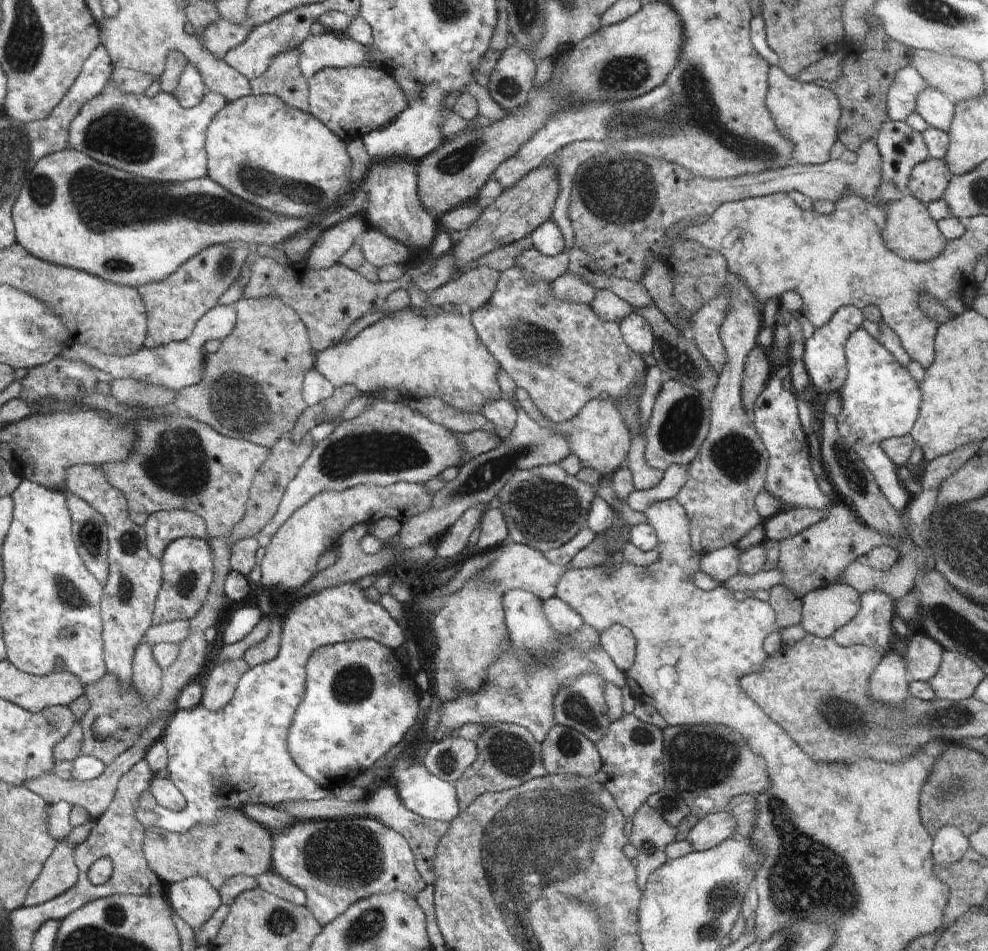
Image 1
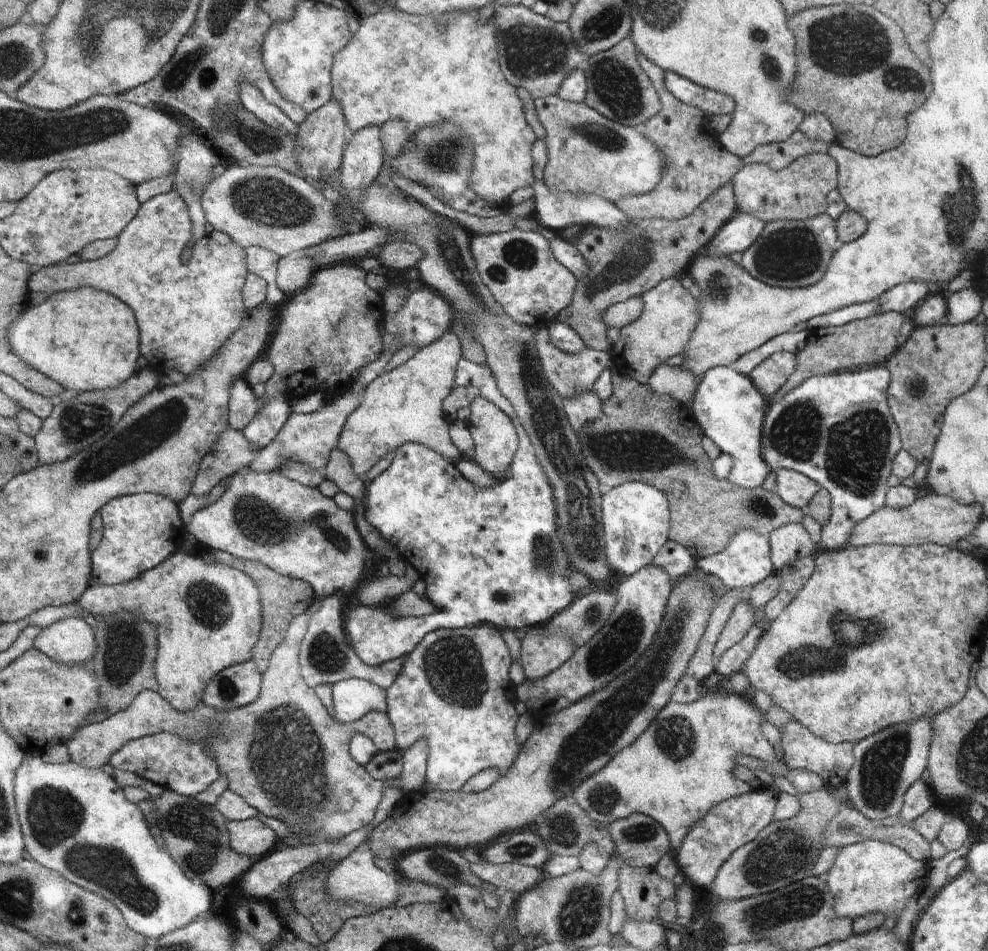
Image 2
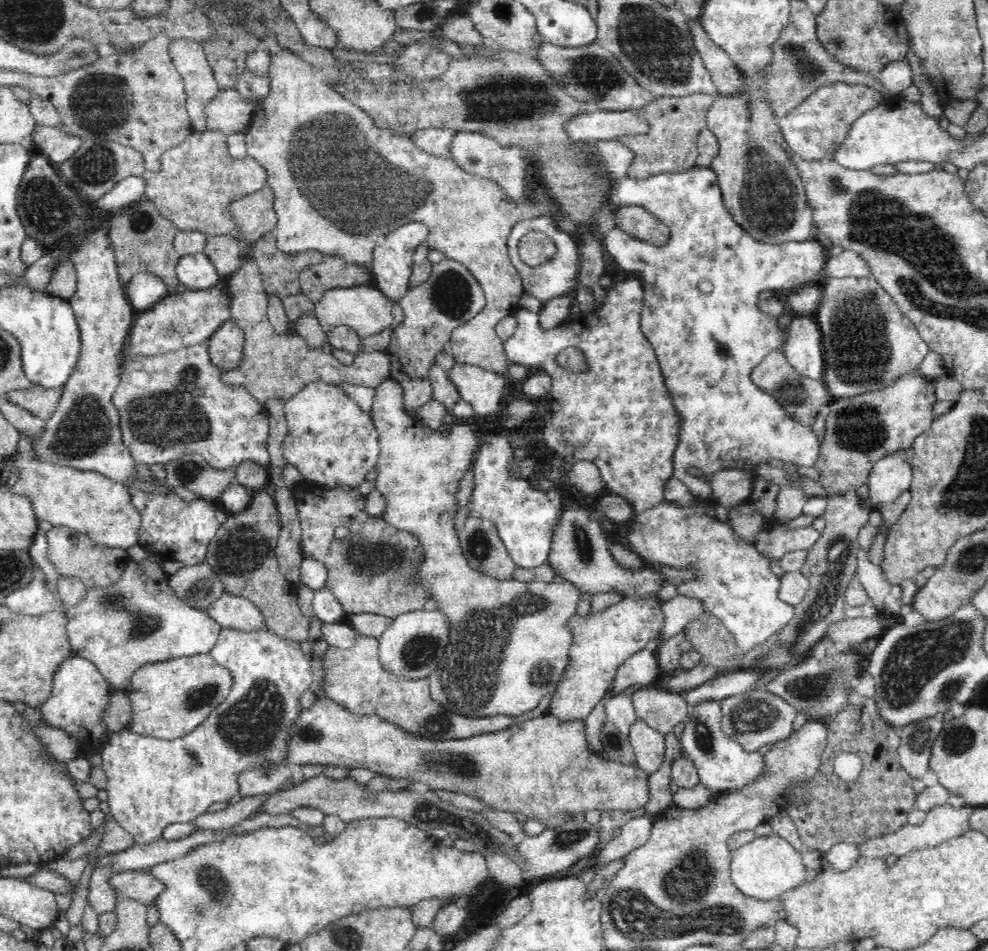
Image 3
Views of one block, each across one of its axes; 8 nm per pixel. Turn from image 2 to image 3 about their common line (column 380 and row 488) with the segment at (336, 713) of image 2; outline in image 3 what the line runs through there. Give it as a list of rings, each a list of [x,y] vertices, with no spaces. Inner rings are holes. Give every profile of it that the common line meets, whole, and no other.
[[[694,167],[686,172],[667,172],[658,173],[654,176],[646,178],[634,178],[626,176],[622,180],[614,183],[610,188],[609,200],[616,206],[634,205],[642,206],[648,209],[650,214],[654,214],[666,227],[670,230],[670,240],[665,246],[655,246],[648,242],[640,241],[630,236],[630,234],[620,230],[618,226],[606,236],[604,240],[605,250],[612,255],[612,258],[618,263],[618,266],[626,272],[637,272],[641,277],[642,287],[644,287],[644,304],[642,306],[641,329],[650,345],[654,348],[656,356],[665,380],[667,391],[670,393],[672,404],[674,405],[677,416],[679,416],[679,441],[677,449],[672,456],[673,459],[673,476],[678,478],[692,493],[695,498],[710,499],[713,496],[712,486],[709,484],[706,476],[715,472],[728,469],[745,470],[751,474],[751,478],[755,476],[755,468],[758,464],[768,464],[772,459],[783,460],[797,466],[814,466],[818,460],[819,440],[815,432],[806,425],[792,419],[786,409],[772,396],[770,393],[762,390],[758,385],[753,383],[751,372],[753,368],[760,364],[766,355],[773,351],[785,353],[787,361],[799,372],[800,375],[806,376],[814,380],[822,380],[825,371],[825,358],[823,357],[822,335],[818,323],[814,316],[803,316],[797,314],[782,314],[778,317],[764,313],[758,308],[758,294],[764,290],[789,289],[803,286],[806,283],[812,283],[814,276],[820,273],[826,265],[828,250],[824,245],[817,241],[814,237],[804,241],[791,241],[783,244],[765,244],[756,241],[746,230],[742,229],[724,205],[722,191],[716,176],[716,173],[710,167]],[[788,316],[791,319],[790,324],[784,329],[780,329],[778,320],[780,317]],[[697,468],[703,475],[694,475],[693,469]]]

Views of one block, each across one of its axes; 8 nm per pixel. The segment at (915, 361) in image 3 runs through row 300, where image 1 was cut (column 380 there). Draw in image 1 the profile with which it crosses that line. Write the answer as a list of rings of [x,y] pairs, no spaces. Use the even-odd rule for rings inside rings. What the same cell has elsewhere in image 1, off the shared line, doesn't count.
[[[375,818],[310,819],[271,835],[271,868],[289,883],[301,888],[307,896],[306,906],[324,926],[341,915],[351,904],[368,897],[400,891],[416,899],[427,885],[415,867],[414,853],[408,841]]]

